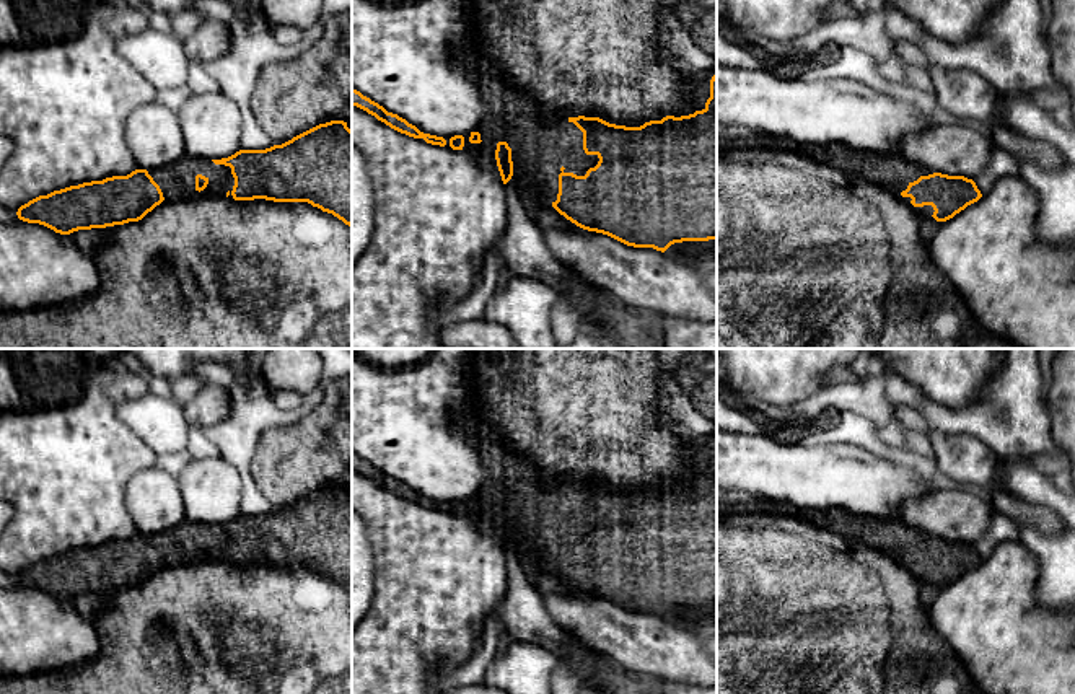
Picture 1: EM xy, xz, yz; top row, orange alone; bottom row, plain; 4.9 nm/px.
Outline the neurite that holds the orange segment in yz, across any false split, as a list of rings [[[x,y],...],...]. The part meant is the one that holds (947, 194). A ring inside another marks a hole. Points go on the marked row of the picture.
[[[840,143],[806,150],[834,166],[842,178],[862,178],[889,191],[920,218],[946,222],[982,197],[972,179],[935,173],[897,155],[871,153]]]

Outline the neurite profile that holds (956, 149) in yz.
[[[951,121],[907,134],[896,155],[935,173],[974,179],[987,168],[994,147],[981,127]]]

